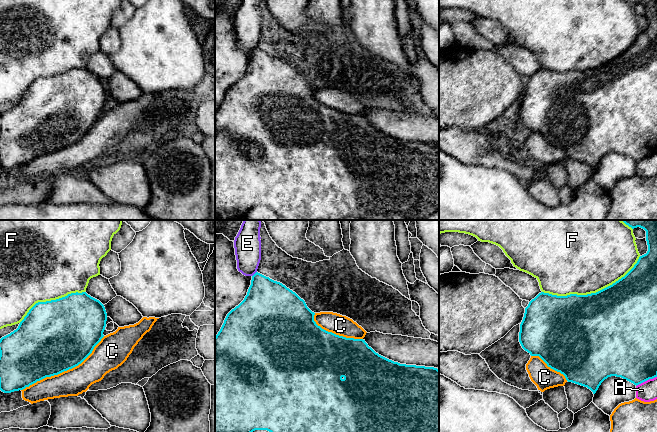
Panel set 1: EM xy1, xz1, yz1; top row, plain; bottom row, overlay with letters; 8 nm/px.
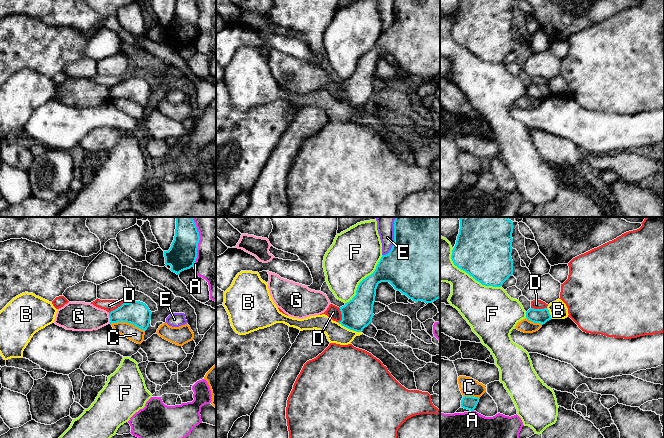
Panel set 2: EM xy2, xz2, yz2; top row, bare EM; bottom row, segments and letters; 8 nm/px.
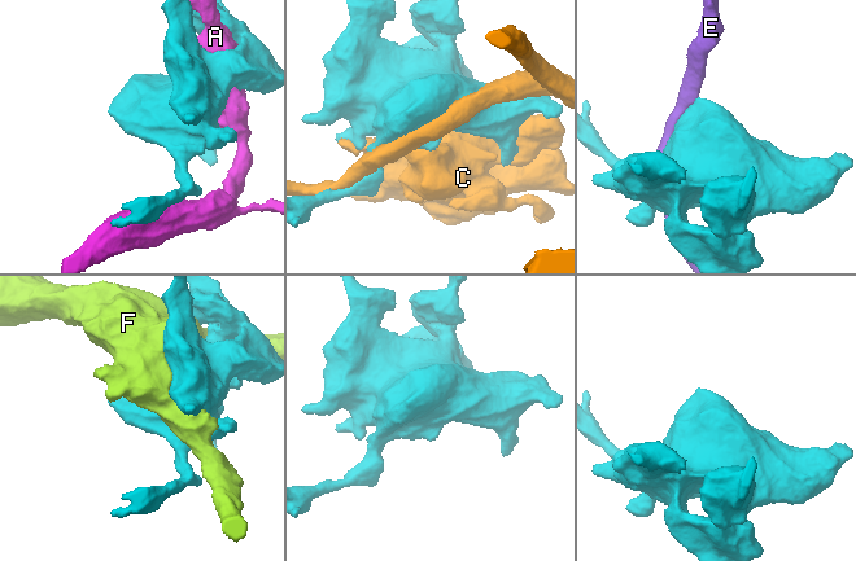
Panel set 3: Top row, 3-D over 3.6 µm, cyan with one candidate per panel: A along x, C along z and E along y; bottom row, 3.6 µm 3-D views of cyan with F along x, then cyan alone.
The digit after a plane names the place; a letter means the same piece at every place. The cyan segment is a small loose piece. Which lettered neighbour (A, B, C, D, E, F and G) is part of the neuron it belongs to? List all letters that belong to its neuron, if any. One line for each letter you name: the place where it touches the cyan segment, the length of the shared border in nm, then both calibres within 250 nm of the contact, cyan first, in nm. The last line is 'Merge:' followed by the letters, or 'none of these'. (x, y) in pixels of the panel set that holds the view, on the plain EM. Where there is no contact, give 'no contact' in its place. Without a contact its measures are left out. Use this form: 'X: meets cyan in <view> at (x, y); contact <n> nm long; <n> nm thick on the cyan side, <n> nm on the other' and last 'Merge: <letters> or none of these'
C: meets cyan in xy1 at (64, 146); contact 800 nm long; 500 nm thick on the cyan side, 220 nm on the other
Merge: C

